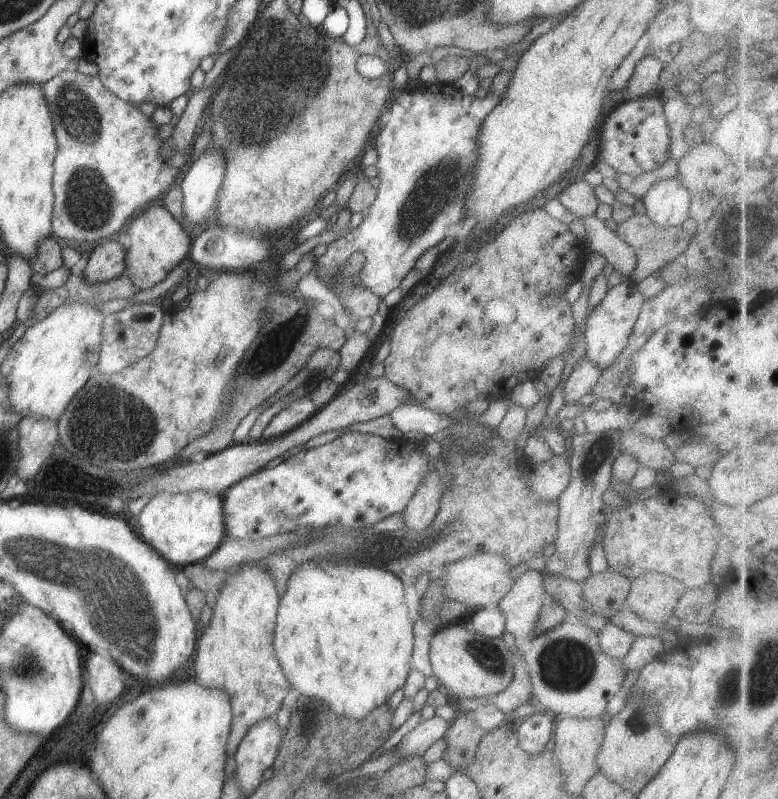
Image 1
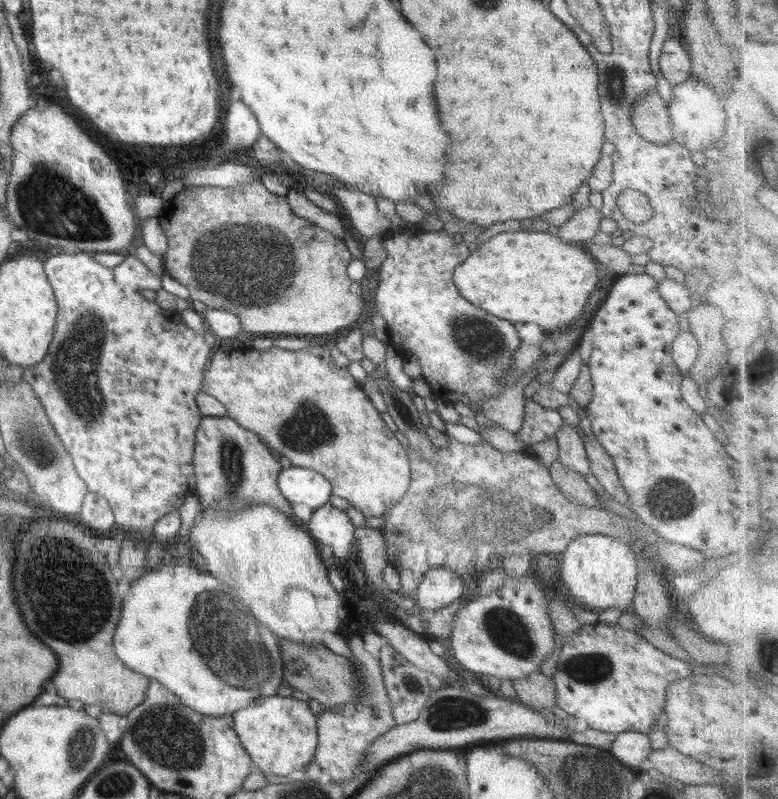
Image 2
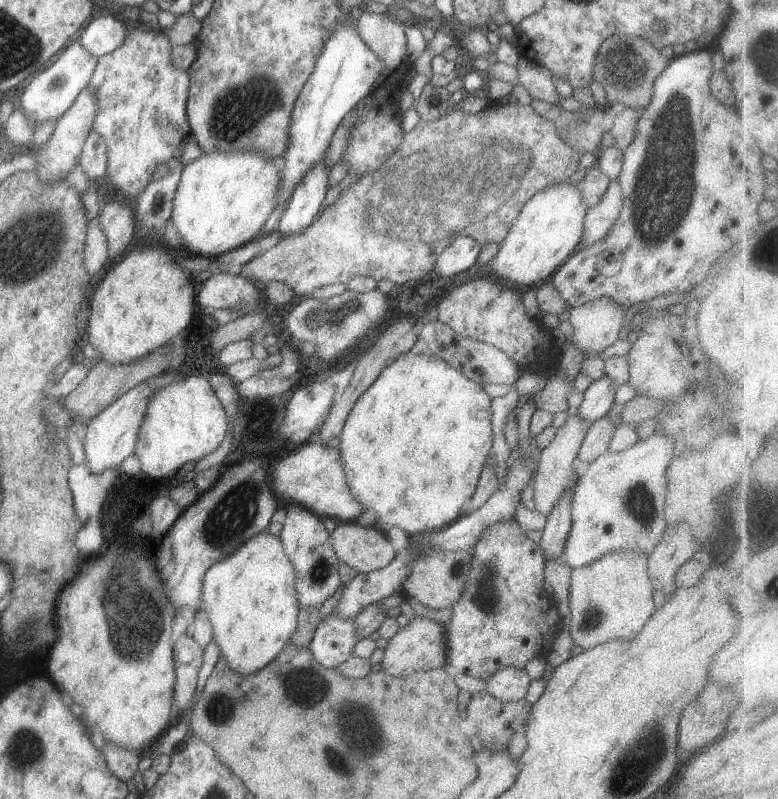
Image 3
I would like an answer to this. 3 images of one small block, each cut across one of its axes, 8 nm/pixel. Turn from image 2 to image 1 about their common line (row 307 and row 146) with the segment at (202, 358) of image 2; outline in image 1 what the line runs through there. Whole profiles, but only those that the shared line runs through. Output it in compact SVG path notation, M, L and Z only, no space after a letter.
M76 70L60 72L42 85L42 92L52 114L58 144L53 162L52 234L62 244L98 242L102 238L116 237L130 218L151 203L159 202L184 174L182 168L170 168L166 158L159 154L164 139L160 138L158 124L152 116L144 114L138 105L130 104L106 90L98 76Z

